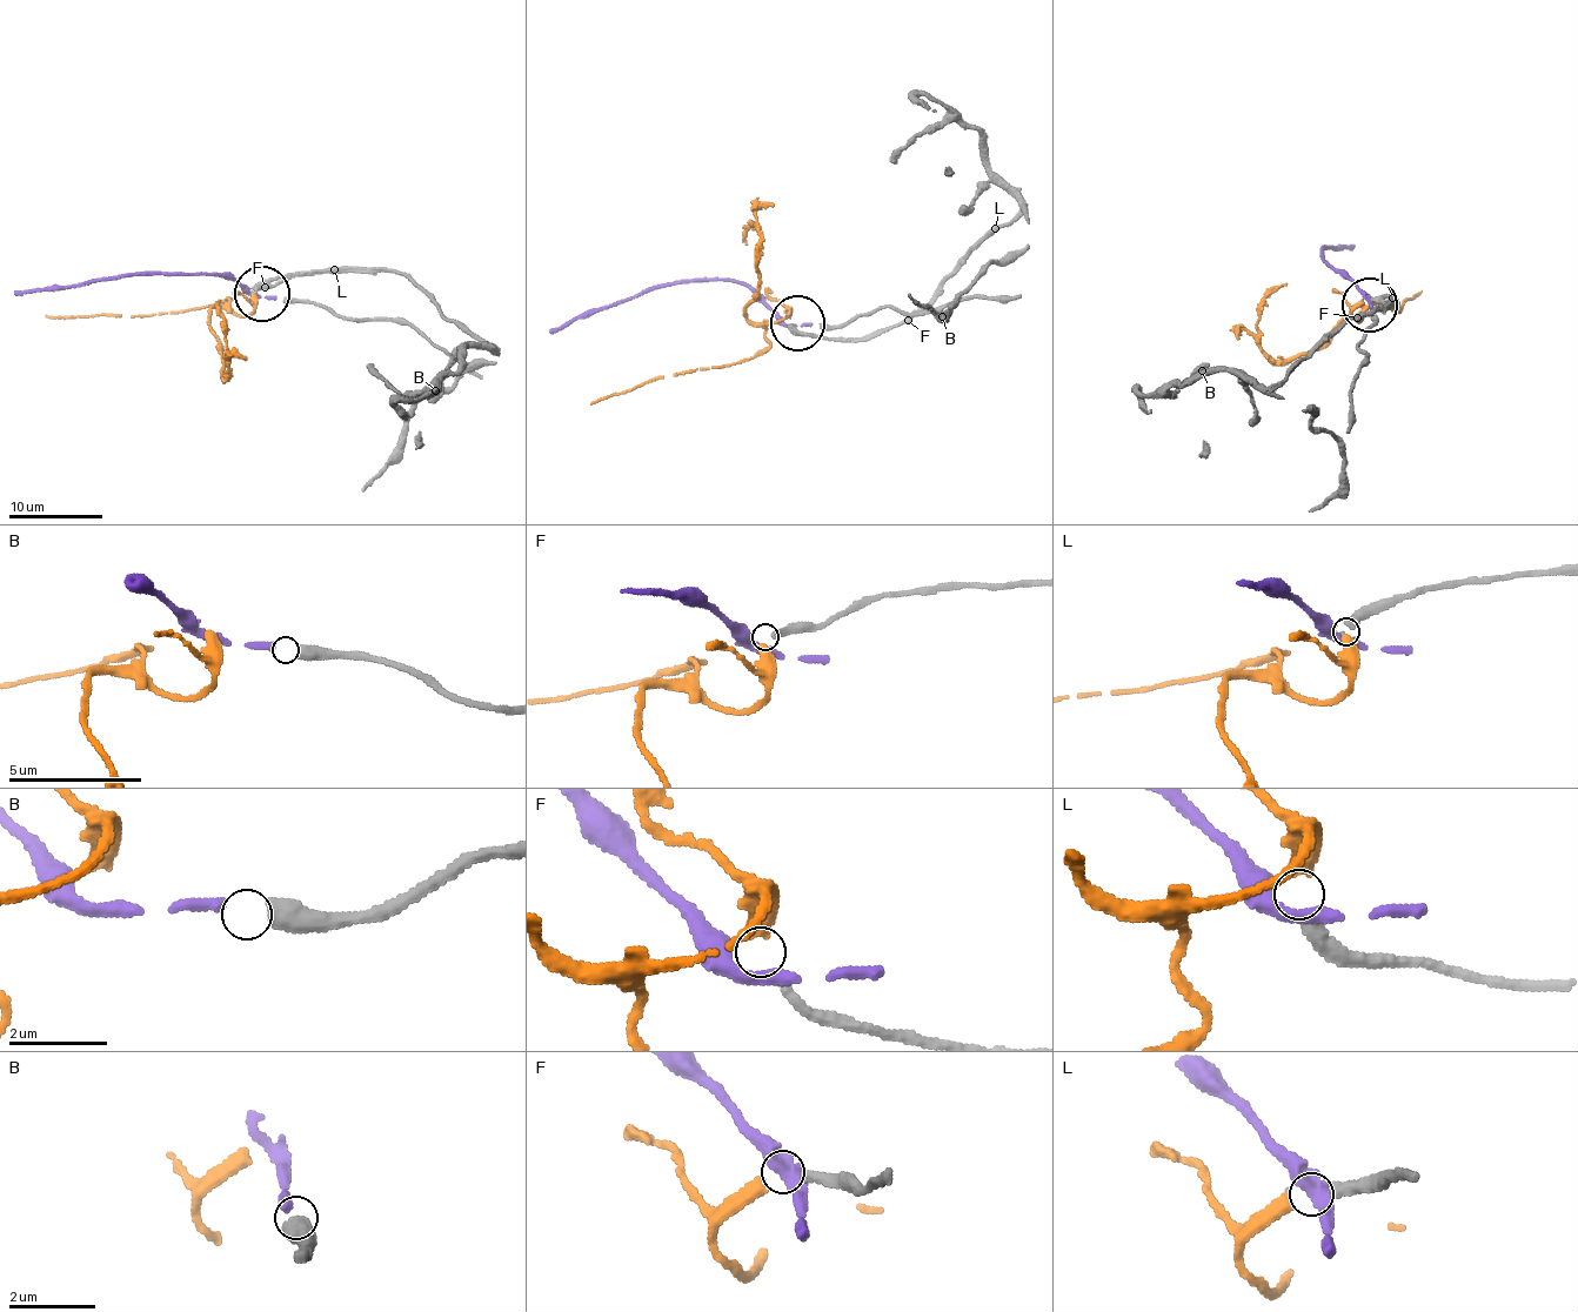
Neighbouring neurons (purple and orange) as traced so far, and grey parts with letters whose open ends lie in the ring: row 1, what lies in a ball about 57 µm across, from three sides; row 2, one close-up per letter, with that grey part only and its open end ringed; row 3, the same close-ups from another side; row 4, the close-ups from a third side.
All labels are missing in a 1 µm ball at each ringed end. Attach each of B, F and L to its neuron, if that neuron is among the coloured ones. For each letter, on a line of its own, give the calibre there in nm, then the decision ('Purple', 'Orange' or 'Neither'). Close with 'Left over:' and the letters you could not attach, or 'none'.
B: Thickness 480 nm. Purple
F: Thickness 200 nm. Neither
L: Thickness 220 nm. Orange
Left over: F

